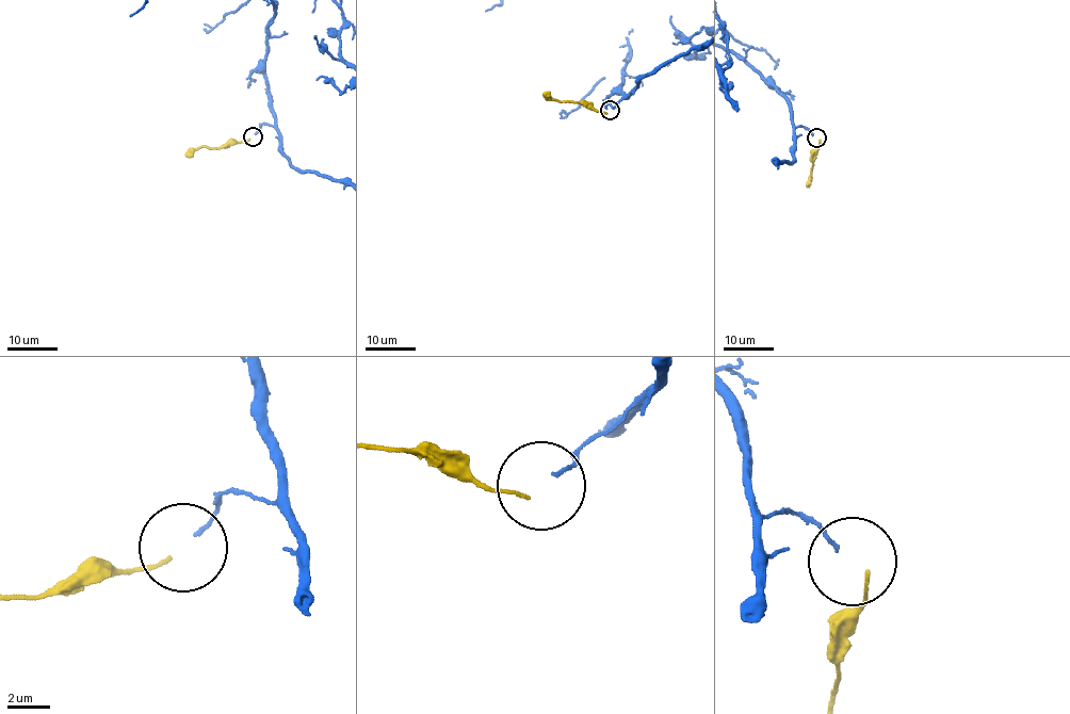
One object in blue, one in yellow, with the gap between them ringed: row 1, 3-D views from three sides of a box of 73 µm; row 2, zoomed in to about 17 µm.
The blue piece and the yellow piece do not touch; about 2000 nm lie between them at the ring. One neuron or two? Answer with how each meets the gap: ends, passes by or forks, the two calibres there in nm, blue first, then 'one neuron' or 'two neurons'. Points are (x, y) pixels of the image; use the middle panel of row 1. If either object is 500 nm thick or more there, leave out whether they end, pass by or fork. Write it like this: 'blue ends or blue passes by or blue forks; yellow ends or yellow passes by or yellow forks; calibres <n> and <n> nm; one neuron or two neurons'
blue ends; yellow ends; calibres 180 and 150 nm; two neurons

